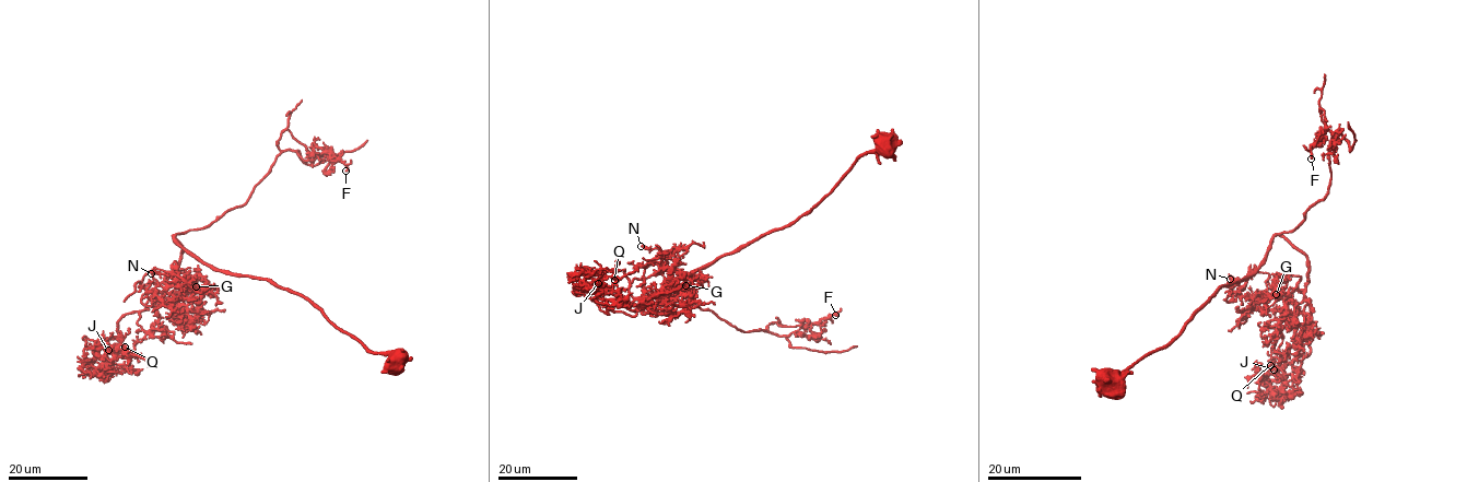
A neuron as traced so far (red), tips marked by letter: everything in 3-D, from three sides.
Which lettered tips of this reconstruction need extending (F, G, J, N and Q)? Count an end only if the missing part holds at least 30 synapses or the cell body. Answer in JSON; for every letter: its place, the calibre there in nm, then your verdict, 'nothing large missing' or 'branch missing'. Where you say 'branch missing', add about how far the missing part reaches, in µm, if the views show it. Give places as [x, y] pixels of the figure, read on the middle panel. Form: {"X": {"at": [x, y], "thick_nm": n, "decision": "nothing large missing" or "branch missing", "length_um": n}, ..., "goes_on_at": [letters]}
{"F": {"at": [835, 315], "thick_nm": 200, "decision": "nothing large missing"}, "G": {"at": [685, 285], "thick_nm": 150, "decision": "nothing large missing"}, "J": {"at": [598, 283], "thick_nm": 110, "decision": "nothing large missing"}, "N": {"at": [641, 246], "thick_nm": 280, "decision": "nothing large missing"}, "Q": {"at": [614, 280], "thick_nm": 170, "decision": "nothing large missing"}, "goes_on_at": []}

